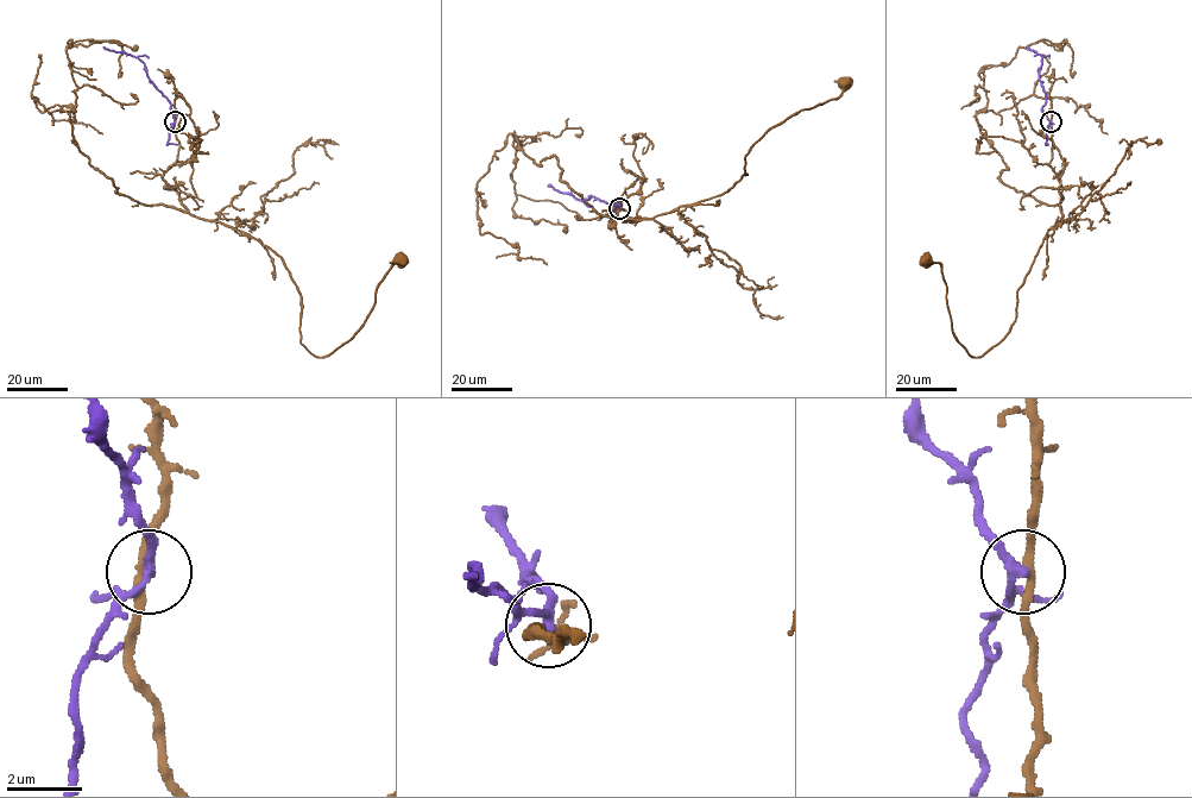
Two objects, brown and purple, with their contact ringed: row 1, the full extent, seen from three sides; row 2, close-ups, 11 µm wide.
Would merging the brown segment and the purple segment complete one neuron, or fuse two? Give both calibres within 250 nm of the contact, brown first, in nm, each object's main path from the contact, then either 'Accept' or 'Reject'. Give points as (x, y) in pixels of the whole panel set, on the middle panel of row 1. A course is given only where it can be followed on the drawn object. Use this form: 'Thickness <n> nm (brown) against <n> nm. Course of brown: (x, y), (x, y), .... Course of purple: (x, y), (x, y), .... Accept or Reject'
Thickness 240 nm (brown) against 170 nm. Course of brown: (619, 208), (607, 215), (645, 219), (725, 193), (745, 174), (745, 157), (768, 131), (837, 99), (845, 85). Course of purple: (619, 208), (615, 200), (613, 203), (594, 196), (578, 199), (548, 186). Reject

